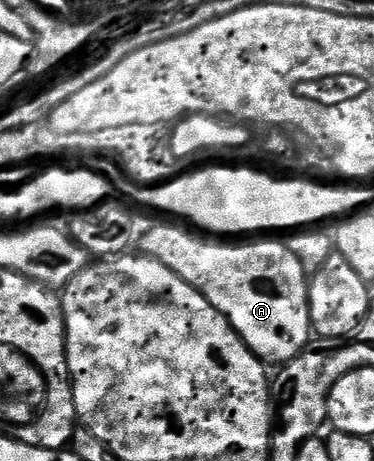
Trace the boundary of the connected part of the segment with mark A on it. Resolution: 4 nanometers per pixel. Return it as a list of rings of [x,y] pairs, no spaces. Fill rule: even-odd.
[[[155,223],[147,232],[146,237],[141,242],[140,248],[143,253],[149,256],[155,256],[158,260],[164,262],[166,266],[173,269],[174,272],[180,274],[182,278],[187,280],[192,287],[204,293],[208,300],[212,302],[212,306],[216,306],[228,319],[230,325],[242,335],[242,340],[248,347],[256,353],[267,365],[285,366],[290,361],[296,359],[303,350],[308,347],[312,340],[312,325],[310,323],[310,280],[308,279],[308,269],[302,265],[300,258],[292,252],[289,243],[282,242],[277,244],[274,240],[266,240],[270,238],[258,238],[255,244],[217,244],[217,239],[206,238],[210,240],[201,240],[198,236],[193,236],[190,232],[185,232],[182,228],[177,228],[174,224],[157,224]]]

